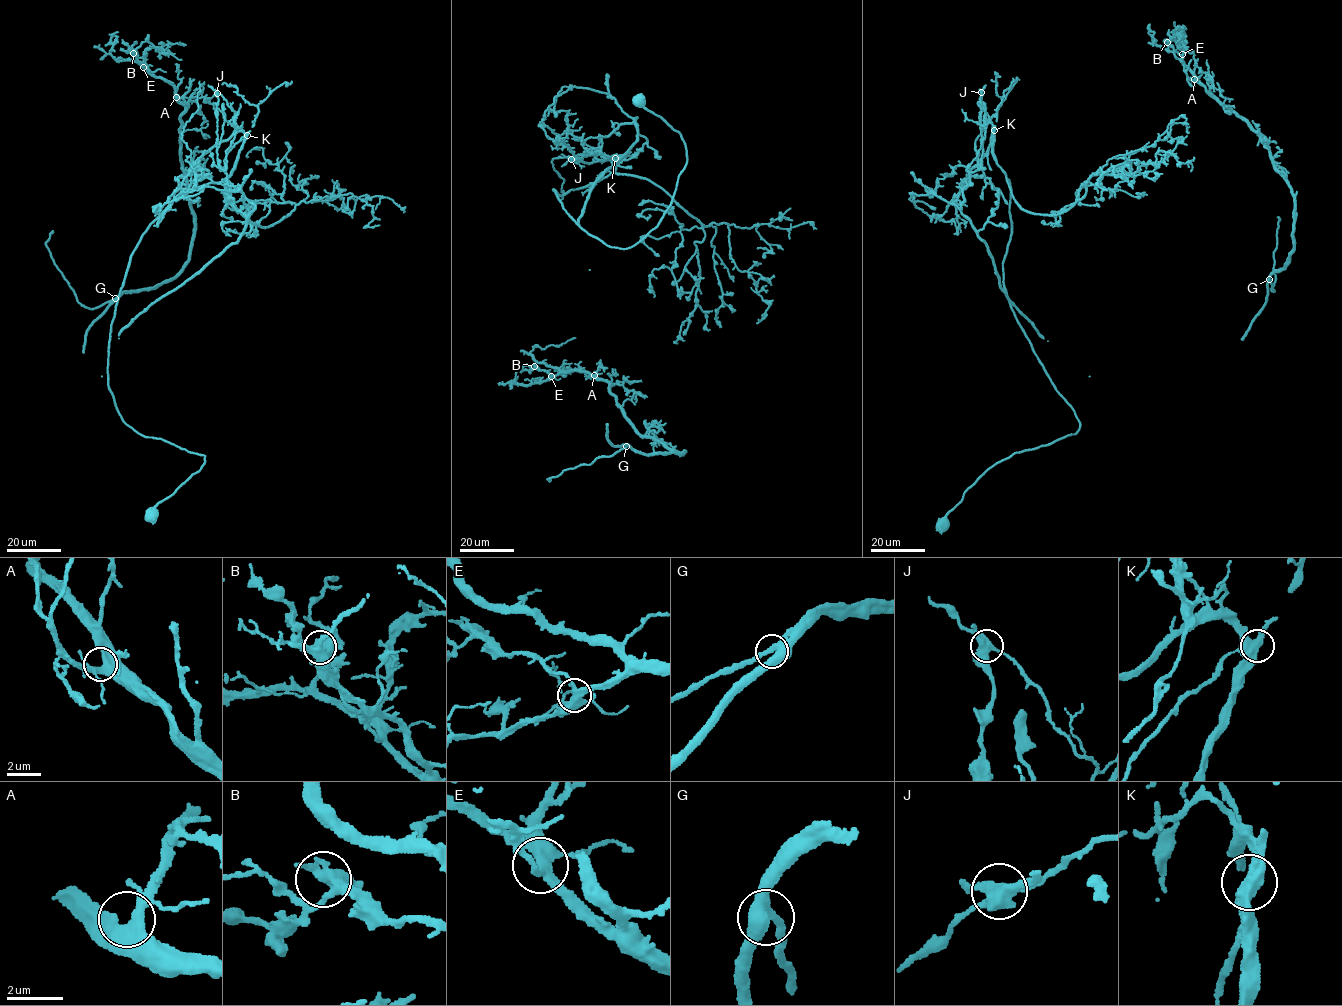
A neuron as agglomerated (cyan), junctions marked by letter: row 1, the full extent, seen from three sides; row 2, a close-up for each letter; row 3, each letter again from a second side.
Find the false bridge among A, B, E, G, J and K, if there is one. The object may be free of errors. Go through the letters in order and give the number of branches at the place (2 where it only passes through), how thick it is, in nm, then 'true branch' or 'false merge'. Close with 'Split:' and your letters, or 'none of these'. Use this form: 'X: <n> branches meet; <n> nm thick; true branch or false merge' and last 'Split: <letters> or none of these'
A: 4 branches meet; 420 nm thick; true branch
B: 4 branches meet; 420 nm thick; true branch
E: 4 branches meet; 380 nm thick; true branch
G: 4 branches meet; 360 nm thick; true branch
J: 4 branches meet; 420 nm thick; false merge
K: 4 branches meet; 400 nm thick; true branch
Split: J

